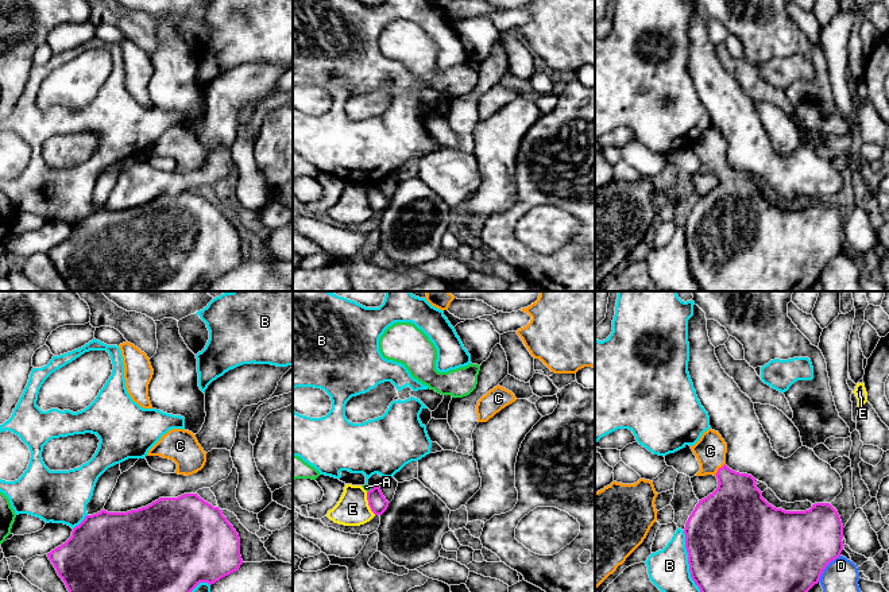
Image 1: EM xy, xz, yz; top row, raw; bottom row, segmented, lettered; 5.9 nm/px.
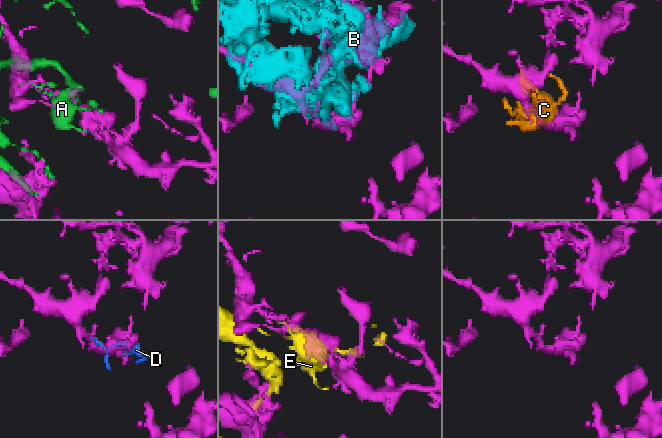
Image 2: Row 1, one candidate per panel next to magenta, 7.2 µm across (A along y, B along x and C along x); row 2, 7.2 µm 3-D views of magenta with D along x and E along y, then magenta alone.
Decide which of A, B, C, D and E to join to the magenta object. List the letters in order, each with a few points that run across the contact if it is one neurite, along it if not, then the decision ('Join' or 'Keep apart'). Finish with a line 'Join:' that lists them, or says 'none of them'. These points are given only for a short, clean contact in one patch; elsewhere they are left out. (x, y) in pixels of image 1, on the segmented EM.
A: Keep apart
B: Keep apart
C: Line: yz (735, 507), (735, 490), (718, 469), (710, 451). Join
D: Line: yz (839, 554), (826, 567), (818, 581). Keep apart
E: Keep apart
Join: C

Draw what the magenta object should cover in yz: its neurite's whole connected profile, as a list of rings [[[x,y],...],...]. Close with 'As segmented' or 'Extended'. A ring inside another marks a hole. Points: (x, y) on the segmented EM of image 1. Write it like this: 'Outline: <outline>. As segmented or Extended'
Outline: [[[708,429],[691,446],[700,471],[696,476],[714,475],[718,488],[699,500],[689,515],[684,534],[691,577],[700,592],[808,592],[819,583],[826,566],[843,550],[843,525],[830,503],[815,503],[805,511],[785,511],[769,504],[757,488],[755,479],[726,465],[727,444],[722,436]]]. Extended

